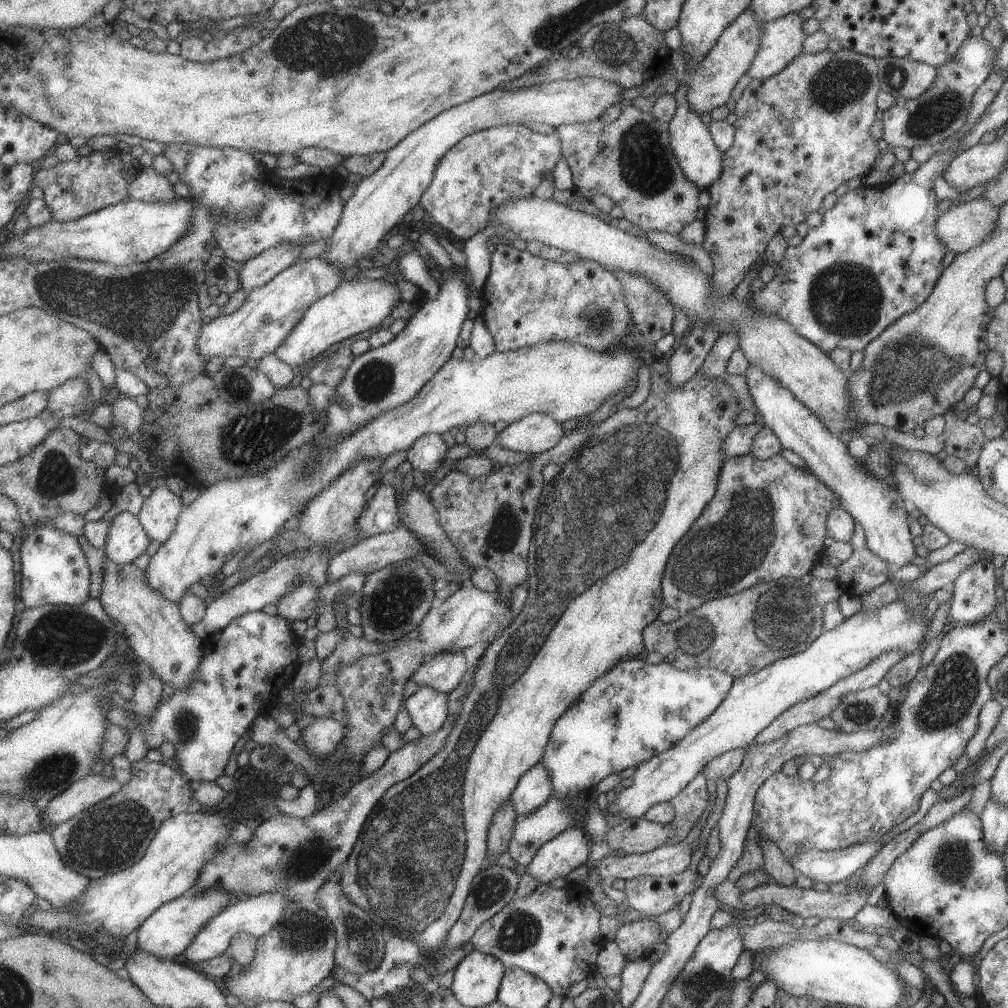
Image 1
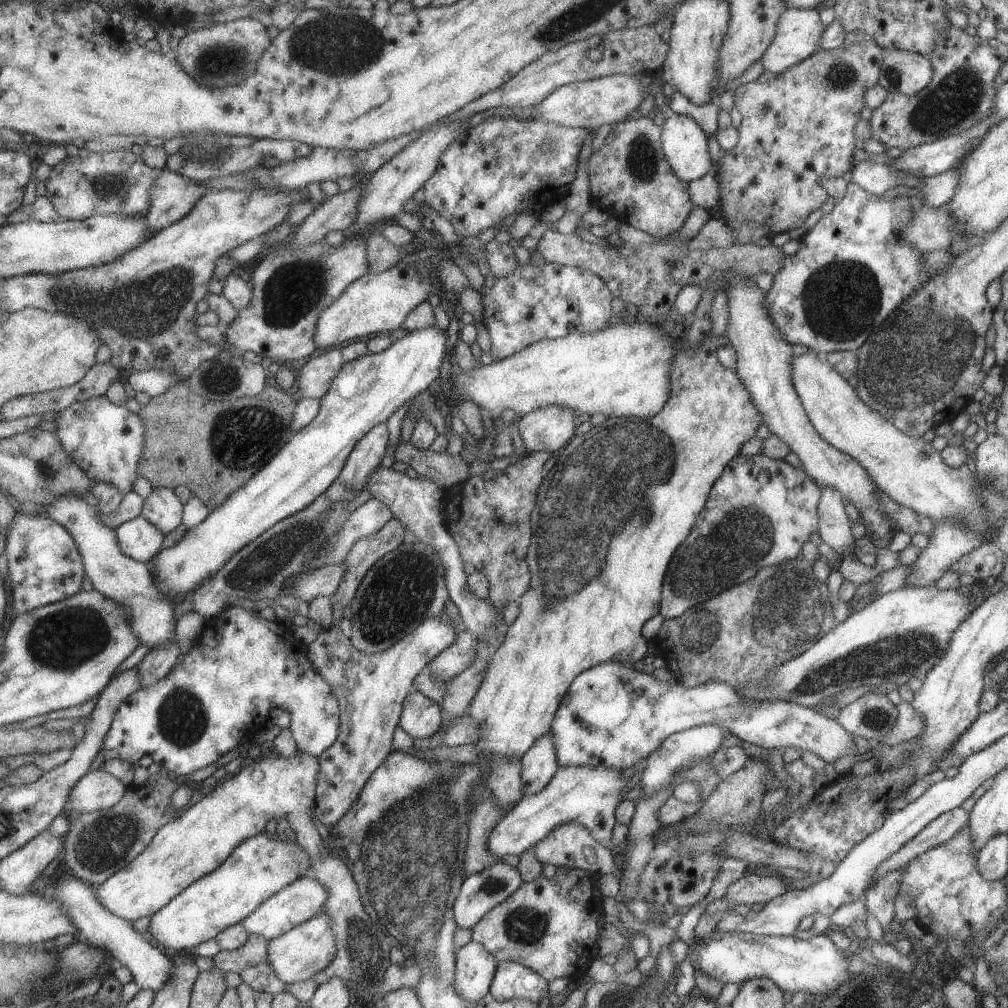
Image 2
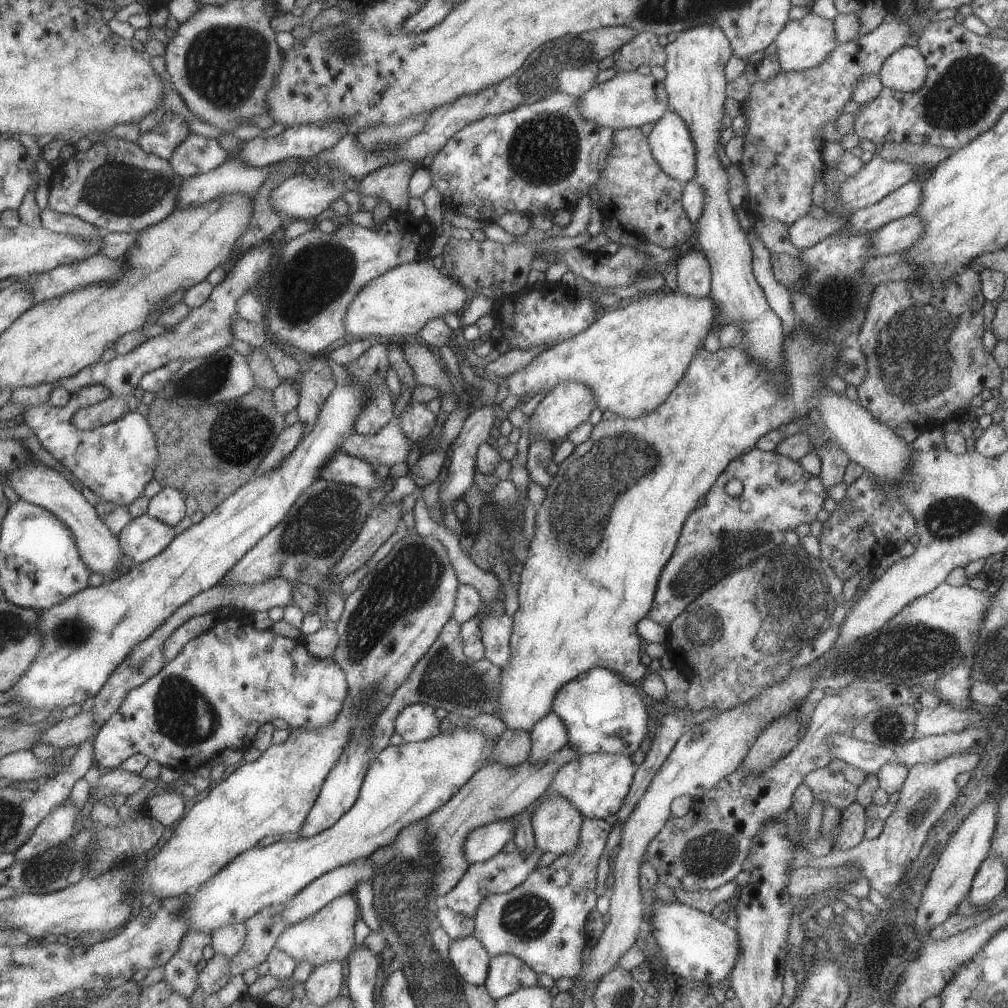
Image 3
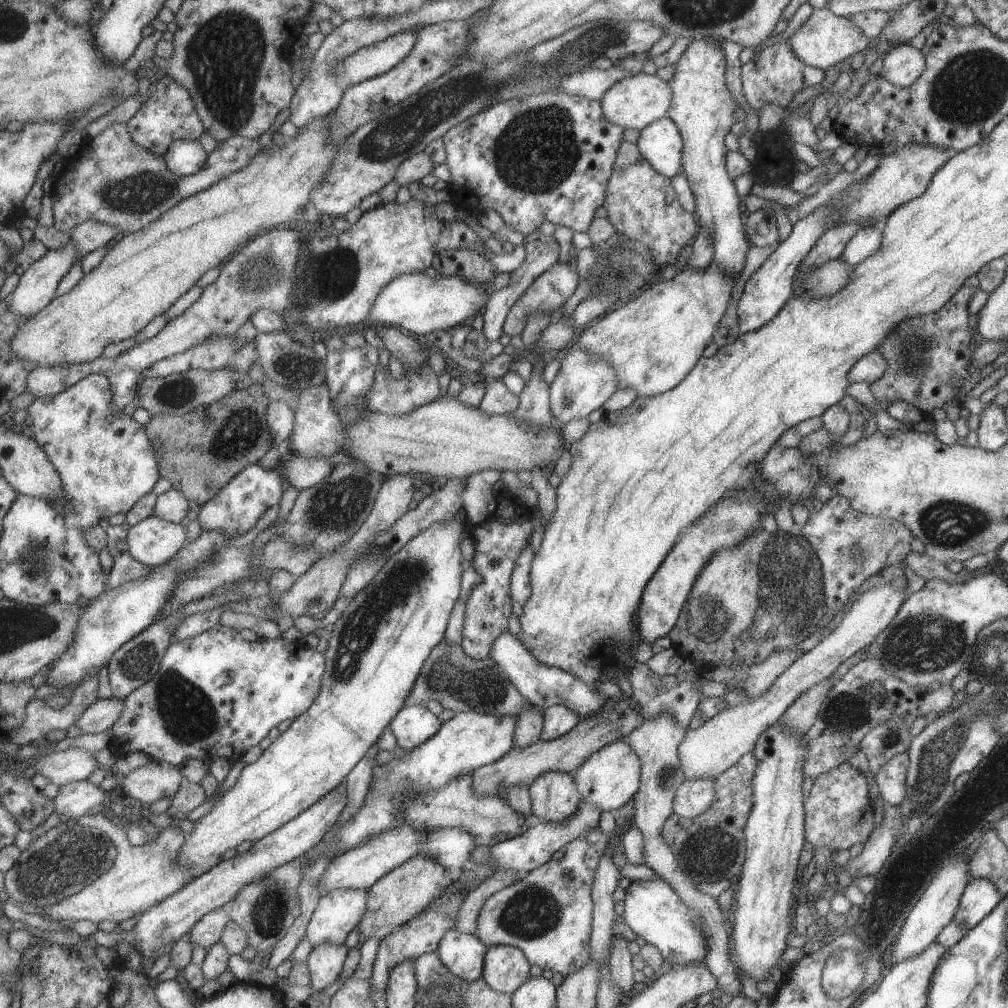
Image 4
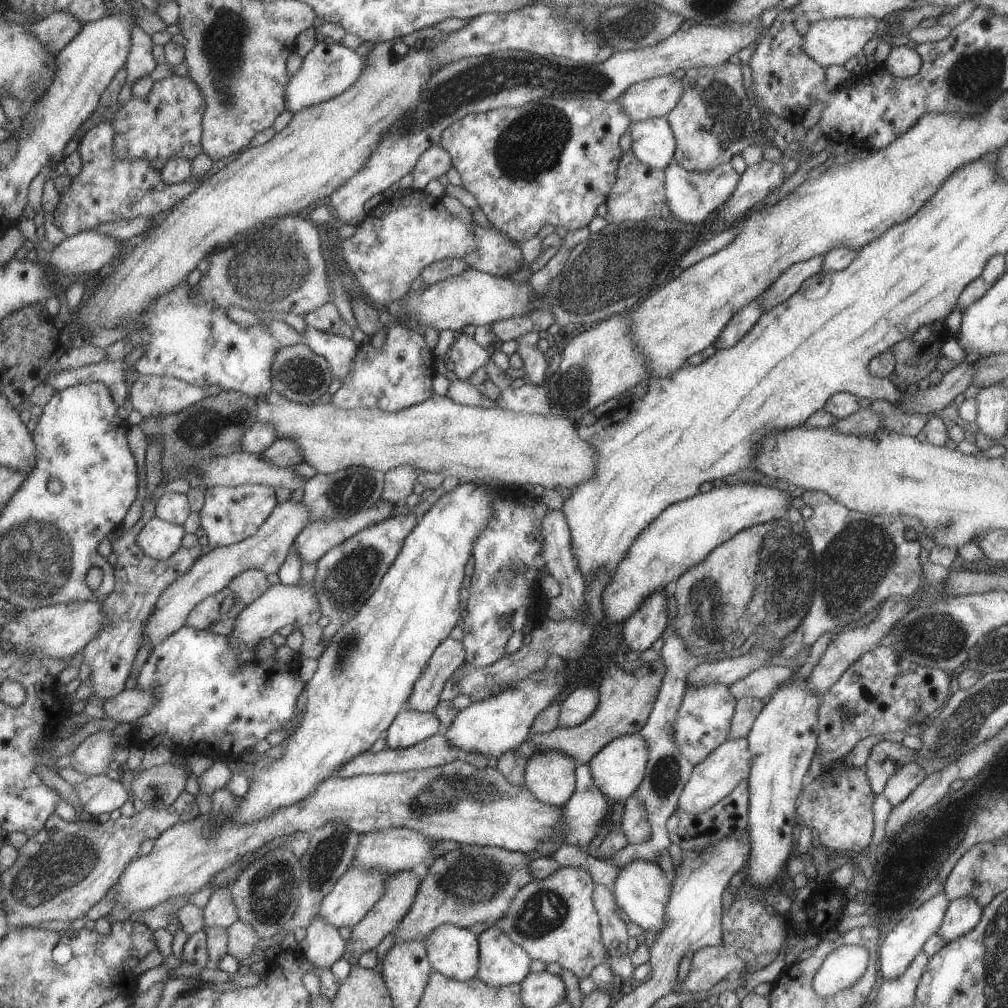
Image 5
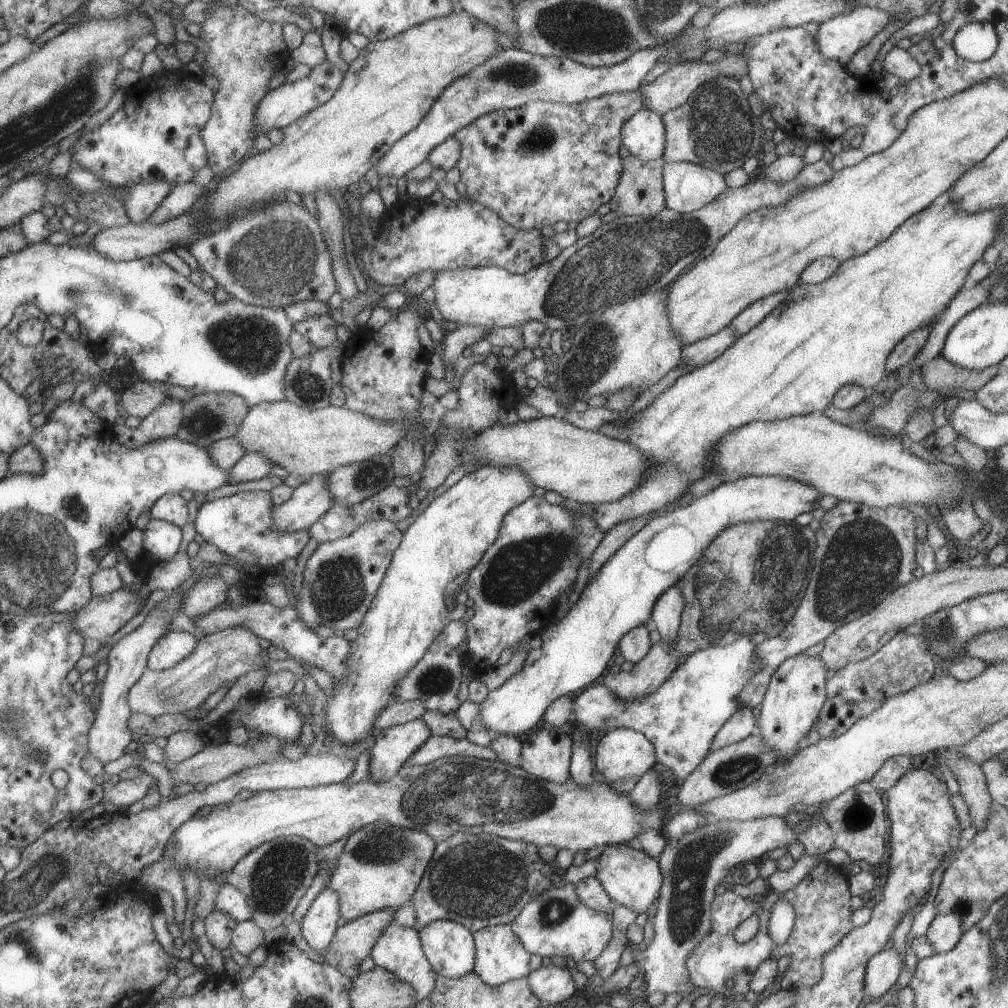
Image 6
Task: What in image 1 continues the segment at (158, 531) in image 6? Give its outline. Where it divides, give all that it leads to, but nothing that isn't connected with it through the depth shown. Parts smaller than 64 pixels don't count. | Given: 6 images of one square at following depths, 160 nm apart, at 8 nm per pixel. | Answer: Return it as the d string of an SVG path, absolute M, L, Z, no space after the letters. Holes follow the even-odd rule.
M121 511L112 518L102 550L115 564L131 563L145 552L149 541L139 519L128 511Z

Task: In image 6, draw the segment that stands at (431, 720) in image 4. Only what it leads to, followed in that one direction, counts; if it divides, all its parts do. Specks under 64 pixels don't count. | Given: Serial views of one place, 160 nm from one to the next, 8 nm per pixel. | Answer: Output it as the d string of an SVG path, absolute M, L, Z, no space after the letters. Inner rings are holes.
M420 718L375 732L374 744L369 751L367 778L386 781L395 776L429 735L429 729Z

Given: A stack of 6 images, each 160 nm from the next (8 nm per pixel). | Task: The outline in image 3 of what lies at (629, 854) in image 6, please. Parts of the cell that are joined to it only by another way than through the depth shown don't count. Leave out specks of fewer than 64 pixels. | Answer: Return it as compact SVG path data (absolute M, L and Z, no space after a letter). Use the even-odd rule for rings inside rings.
M656 900L649 904L648 939L653 938L657 948L665 956L665 966L681 978L699 981L707 987L715 987L721 980L733 972L733 964L739 954L737 932L711 918L709 914L701 913L678 901L661 902Z

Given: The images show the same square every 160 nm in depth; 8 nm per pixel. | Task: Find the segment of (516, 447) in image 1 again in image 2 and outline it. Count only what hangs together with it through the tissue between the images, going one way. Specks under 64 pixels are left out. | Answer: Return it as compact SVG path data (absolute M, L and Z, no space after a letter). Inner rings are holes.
M549 405L533 409L517 422L525 453L548 451L555 454L567 444L575 430L573 409Z

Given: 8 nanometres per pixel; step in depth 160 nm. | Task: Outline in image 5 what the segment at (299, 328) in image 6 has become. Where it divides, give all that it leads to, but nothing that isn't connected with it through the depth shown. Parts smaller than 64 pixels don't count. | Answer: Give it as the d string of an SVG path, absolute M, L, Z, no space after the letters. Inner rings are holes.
M307 324L303 328L302 338L307 348L327 359L333 379L343 380L358 349L355 342L335 333L314 329Z

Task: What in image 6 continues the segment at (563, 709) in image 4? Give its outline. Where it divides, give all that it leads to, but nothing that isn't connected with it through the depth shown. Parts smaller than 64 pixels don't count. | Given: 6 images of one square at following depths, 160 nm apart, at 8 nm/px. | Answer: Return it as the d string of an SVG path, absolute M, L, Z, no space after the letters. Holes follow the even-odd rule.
M742 634L740 637L737 637L735 640L733 640L732 643L724 644L724 645L708 646L707 648L696 650L695 652L692 652L690 655L687 655L686 659L680 665L676 665L676 668L670 672L670 675L653 692L650 692L649 694L634 698L633 700L623 700L622 698L615 696L613 692L611 692L603 683L597 684L595 686L585 687L581 692L579 692L578 696L574 697L574 702L572 702L572 710L575 713L575 720L577 721L577 724L581 724L581 726L585 726L585 728L589 728L589 730L591 730L592 732L598 731L599 733L606 733L606 732L612 731L613 729L633 729L634 731L640 732L654 746L654 757L657 764L665 768L668 768L670 771L672 771L672 773L677 778L677 780L681 782L695 768L695 766L697 766L697 764L699 764L699 762L703 760L703 757L709 754L708 748L709 748L709 745L711 744L713 735L716 734L716 732L722 727L722 724L725 721L729 720L729 718L731 718L731 716L733 716L733 714L737 711L737 708L739 708L738 692L749 682L749 679L755 673L758 673L761 669L767 669L767 668L762 668L762 666L760 665L760 662L757 660L756 645L753 644L751 640L749 640L749 635Z

